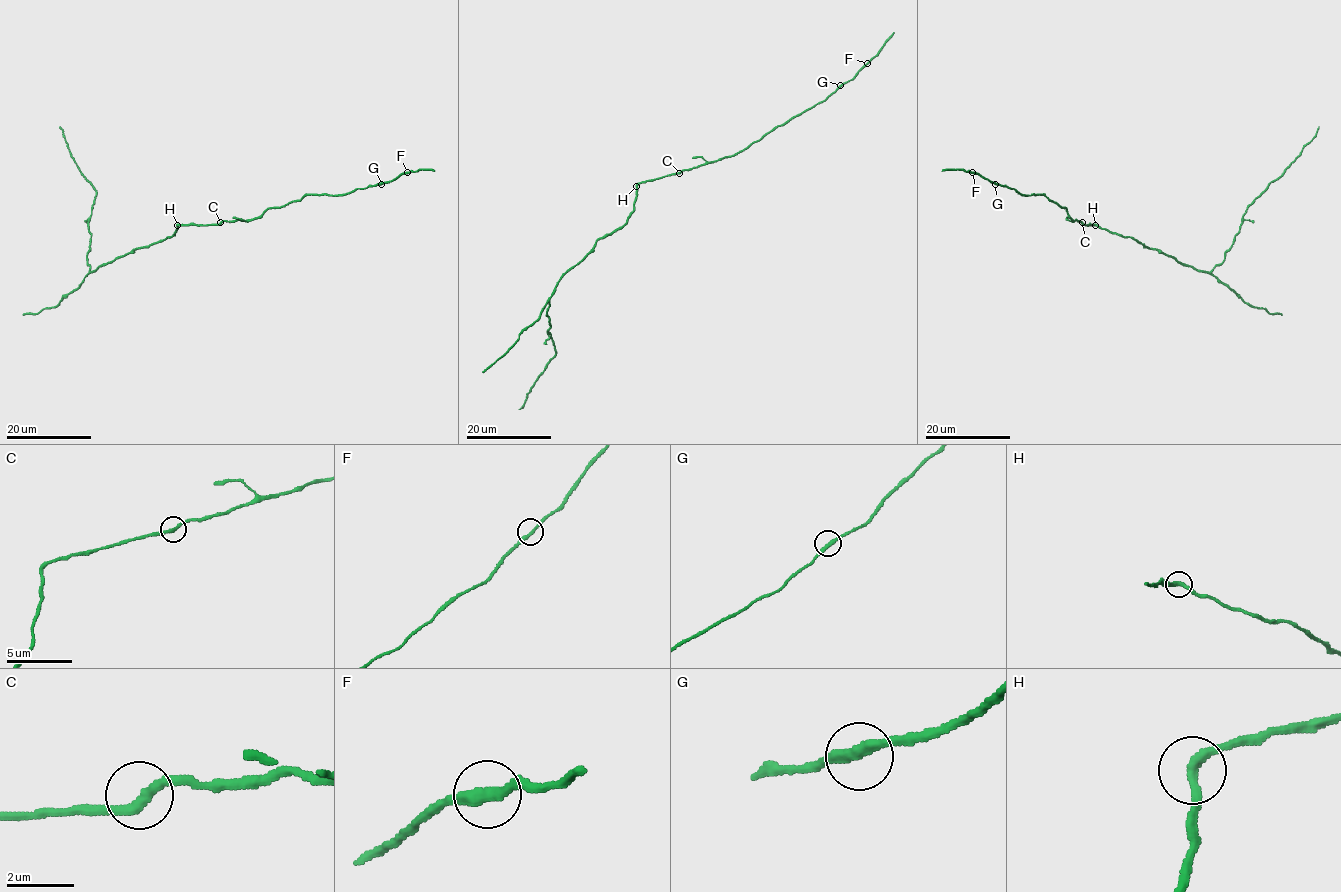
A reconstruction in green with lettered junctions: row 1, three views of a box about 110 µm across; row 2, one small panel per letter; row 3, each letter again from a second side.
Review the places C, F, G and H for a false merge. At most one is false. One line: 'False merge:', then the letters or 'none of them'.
False merge: none of them

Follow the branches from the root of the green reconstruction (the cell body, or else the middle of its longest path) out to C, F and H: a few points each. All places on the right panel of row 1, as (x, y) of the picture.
C: (1112, 232), (1082, 222)
F: (1112, 232), (1072, 220), (1065, 207), (1045, 195), (1021, 195), (972, 172)
H: (1112, 232), (1095, 224)

